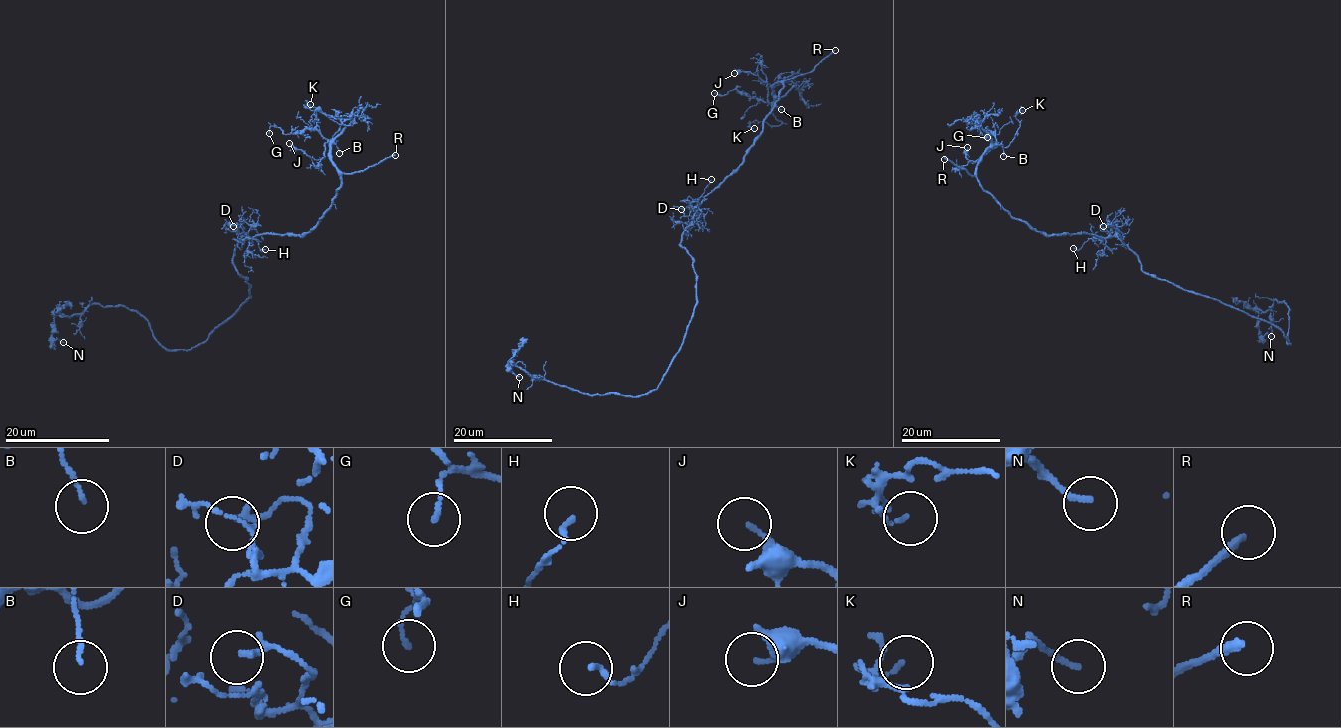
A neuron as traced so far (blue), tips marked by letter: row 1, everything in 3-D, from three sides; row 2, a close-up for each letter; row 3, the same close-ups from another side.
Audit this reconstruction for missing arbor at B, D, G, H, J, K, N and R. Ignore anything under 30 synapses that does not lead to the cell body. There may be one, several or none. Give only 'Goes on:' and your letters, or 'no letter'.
Goes on: R

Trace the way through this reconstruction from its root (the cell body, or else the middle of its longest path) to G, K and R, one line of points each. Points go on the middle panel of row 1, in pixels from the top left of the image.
G: (688, 252), (681, 236), (693, 213), (743, 160), (783, 85), (774, 85), (770, 103), (737, 90), (714, 93)
K: (688, 252), (682, 233), (699, 203), (743, 160), (780, 82), (771, 113), (781, 123), (753, 121), (754, 128)
R: (688, 252), (681, 245), (682, 233), (699, 203), (743, 160), (779, 97), (783, 82), (810, 72), (835, 50)

